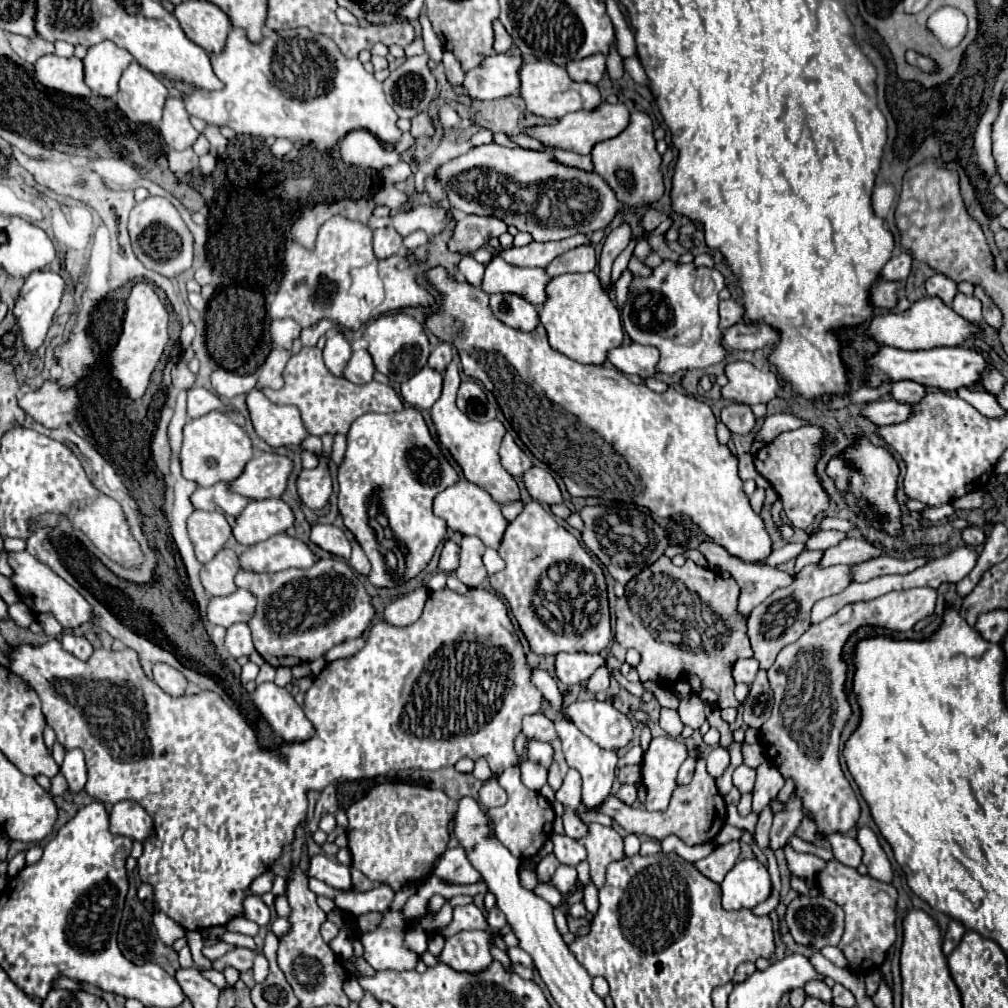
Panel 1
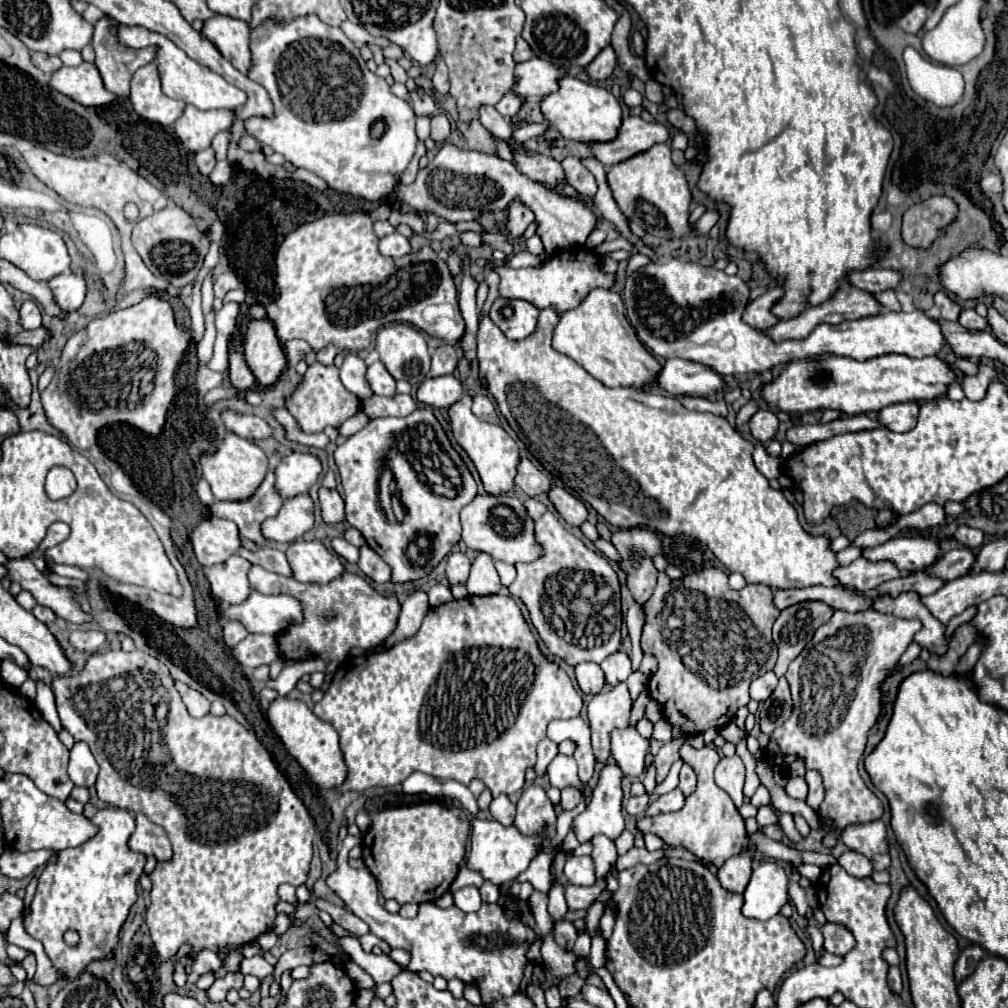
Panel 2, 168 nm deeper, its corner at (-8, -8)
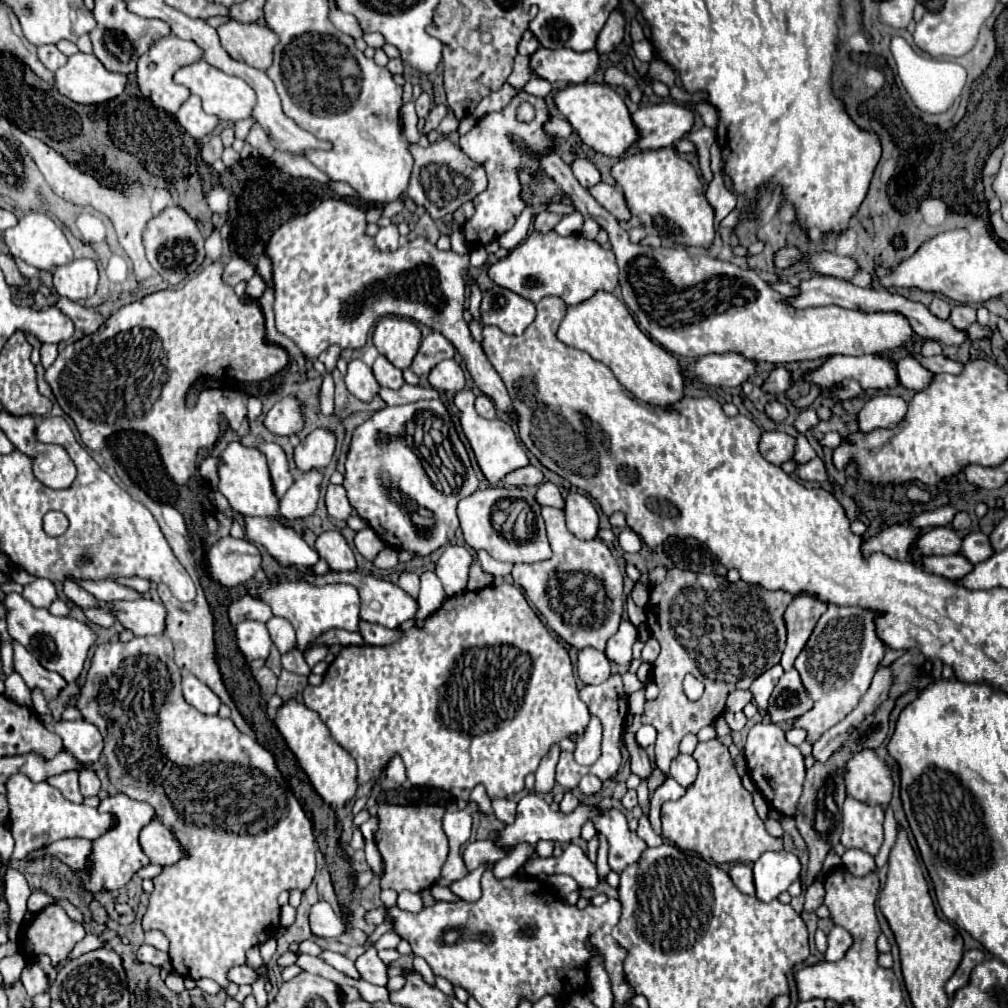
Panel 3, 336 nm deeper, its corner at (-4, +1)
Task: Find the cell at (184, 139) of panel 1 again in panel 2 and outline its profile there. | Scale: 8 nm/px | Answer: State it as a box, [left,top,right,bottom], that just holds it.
[174,105,232,151]

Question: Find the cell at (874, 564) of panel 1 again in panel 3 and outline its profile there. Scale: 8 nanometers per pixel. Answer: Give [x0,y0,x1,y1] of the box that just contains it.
[960,532,994,564]

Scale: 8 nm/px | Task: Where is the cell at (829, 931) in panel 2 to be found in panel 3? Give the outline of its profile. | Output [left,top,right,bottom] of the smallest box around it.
[824,926,852,960]

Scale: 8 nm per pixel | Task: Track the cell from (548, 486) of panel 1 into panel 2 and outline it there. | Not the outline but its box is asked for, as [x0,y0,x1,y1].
[550,487,588,527]

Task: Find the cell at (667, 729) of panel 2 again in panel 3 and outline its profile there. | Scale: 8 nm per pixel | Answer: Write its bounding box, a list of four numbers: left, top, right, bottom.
[636,725,656,748]

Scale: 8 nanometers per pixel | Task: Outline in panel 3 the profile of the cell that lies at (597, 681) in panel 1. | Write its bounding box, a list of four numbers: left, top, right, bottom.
[606,620,636,664]

